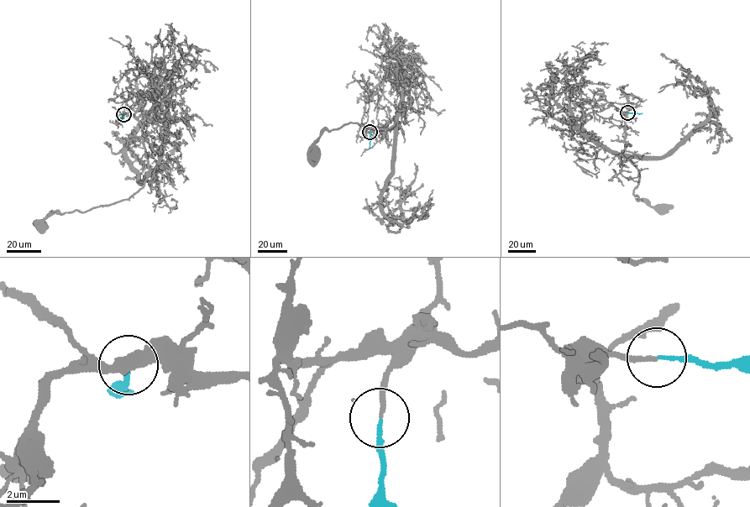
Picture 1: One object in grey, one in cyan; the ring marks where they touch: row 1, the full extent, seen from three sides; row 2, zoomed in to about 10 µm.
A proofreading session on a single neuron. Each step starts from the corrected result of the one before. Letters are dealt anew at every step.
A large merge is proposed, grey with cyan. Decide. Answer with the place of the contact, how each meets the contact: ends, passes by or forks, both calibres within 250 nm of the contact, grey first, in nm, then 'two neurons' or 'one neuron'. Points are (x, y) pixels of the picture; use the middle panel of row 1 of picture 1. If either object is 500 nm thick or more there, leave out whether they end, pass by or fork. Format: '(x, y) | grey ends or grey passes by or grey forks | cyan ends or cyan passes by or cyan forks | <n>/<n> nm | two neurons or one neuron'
(369, 132) | grey ends | cyan ends | 170/150 nm | one neuron

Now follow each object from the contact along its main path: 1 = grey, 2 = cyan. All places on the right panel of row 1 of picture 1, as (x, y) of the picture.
1: (627, 112), (624, 113), (624, 153), (639, 172), (634, 196), (649, 206), (661, 205), (661, 209)
2: (627, 112), (642, 113)

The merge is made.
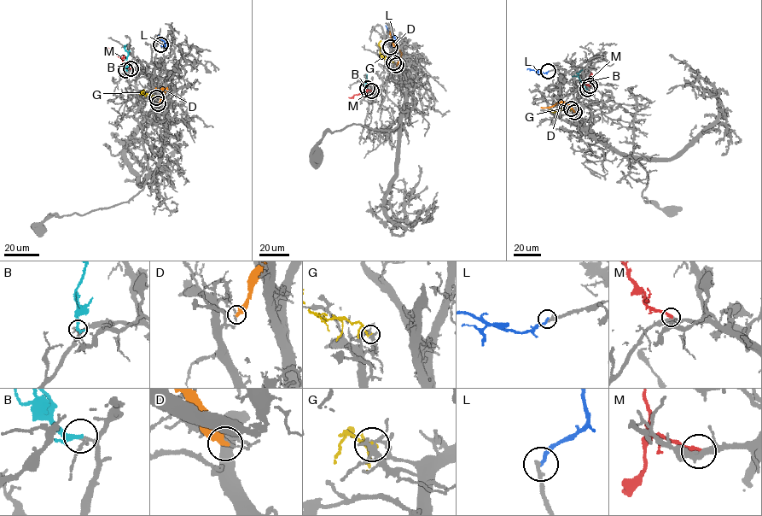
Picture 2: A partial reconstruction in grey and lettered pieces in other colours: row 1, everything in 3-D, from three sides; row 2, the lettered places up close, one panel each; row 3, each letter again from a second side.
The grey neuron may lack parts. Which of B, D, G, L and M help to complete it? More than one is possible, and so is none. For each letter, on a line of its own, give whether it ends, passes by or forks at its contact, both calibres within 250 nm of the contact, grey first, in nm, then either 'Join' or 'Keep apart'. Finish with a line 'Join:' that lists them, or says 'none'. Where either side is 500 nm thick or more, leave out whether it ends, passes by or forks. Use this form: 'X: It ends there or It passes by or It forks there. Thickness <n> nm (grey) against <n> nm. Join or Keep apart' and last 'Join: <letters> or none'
B: It passes by. Thickness 130 nm (grey) against 180 nm. Keep apart
D: It ends there. Thickness 110 nm (grey) against 360 nm. Keep apart
G: It ends there. Thickness 240 nm (grey) against 170 nm. Keep apart
L: It ends there. Thickness 260 nm (grey) against 190 nm. Keep apart
M: It ends there. Thickness 280 nm (grey) against 320 nm. Join
Join: M

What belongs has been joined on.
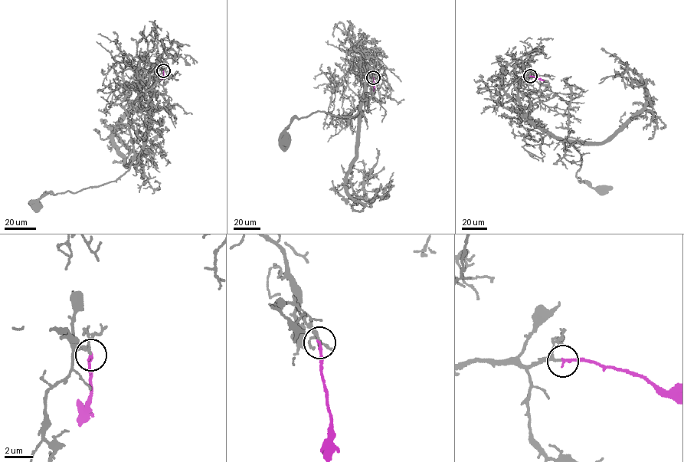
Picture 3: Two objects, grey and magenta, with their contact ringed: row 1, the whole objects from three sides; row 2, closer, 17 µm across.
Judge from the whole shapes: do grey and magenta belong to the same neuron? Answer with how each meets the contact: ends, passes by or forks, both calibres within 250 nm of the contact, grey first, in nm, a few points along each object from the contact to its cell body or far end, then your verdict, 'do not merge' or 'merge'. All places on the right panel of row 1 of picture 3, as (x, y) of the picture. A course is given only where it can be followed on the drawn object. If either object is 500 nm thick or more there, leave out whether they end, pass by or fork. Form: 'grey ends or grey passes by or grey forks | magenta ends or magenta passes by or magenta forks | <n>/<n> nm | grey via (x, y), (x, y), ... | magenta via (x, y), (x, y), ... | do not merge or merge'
grey passes by | magenta ends | 170/220 nm | grey via (530, 76), (515, 79), (522, 109), (533, 122), (569, 140), (581, 156), (577, 178), (601, 190) | magenta via (530, 76), (544, 80) | merge

